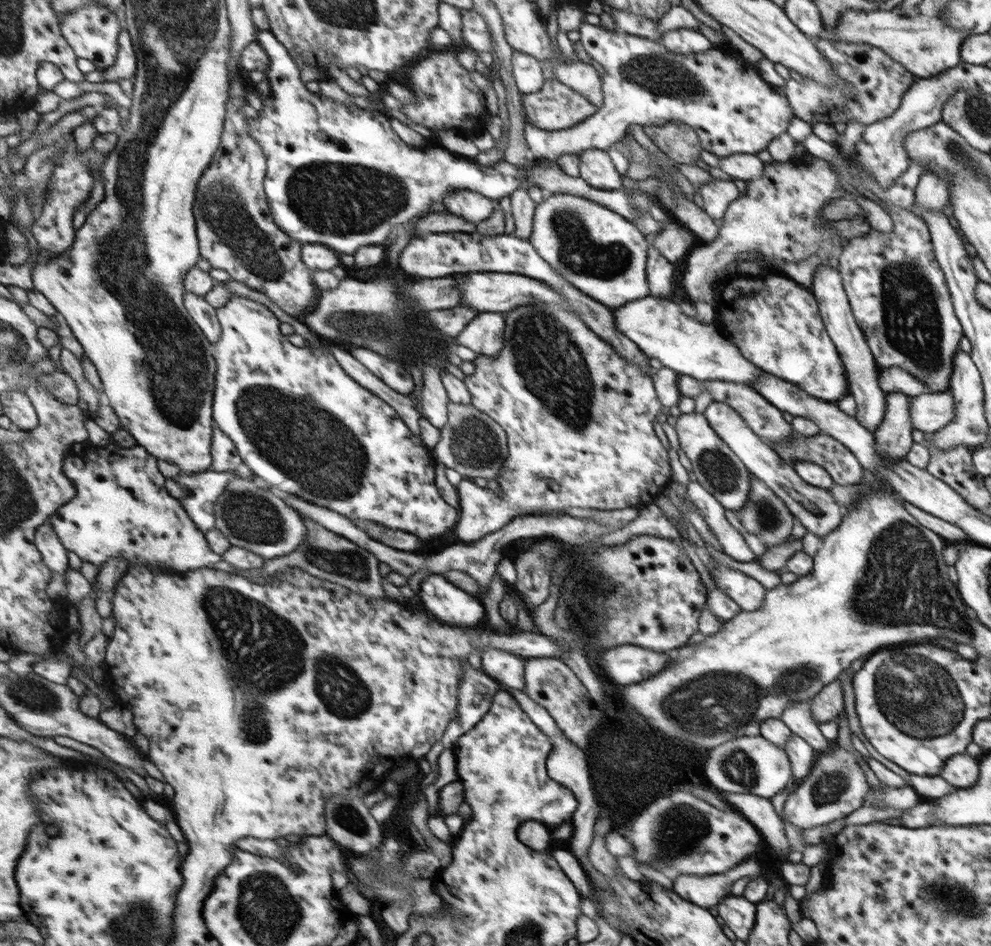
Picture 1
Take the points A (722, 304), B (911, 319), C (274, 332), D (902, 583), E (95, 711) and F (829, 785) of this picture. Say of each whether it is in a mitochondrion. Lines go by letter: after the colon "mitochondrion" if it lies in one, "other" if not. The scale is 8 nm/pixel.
A: other
B: mitochondrion
C: other
D: mitochondrion
E: other
F: mitochondrion

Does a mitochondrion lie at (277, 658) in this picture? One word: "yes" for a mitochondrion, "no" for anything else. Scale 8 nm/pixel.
yes

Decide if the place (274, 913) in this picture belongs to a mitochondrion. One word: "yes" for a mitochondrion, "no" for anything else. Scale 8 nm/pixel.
yes

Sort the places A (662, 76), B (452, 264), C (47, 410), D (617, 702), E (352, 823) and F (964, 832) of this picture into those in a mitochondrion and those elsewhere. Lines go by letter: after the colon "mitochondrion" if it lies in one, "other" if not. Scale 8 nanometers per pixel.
A: mitochondrion
B: other
C: other
D: other
E: mitochondrion
F: other

